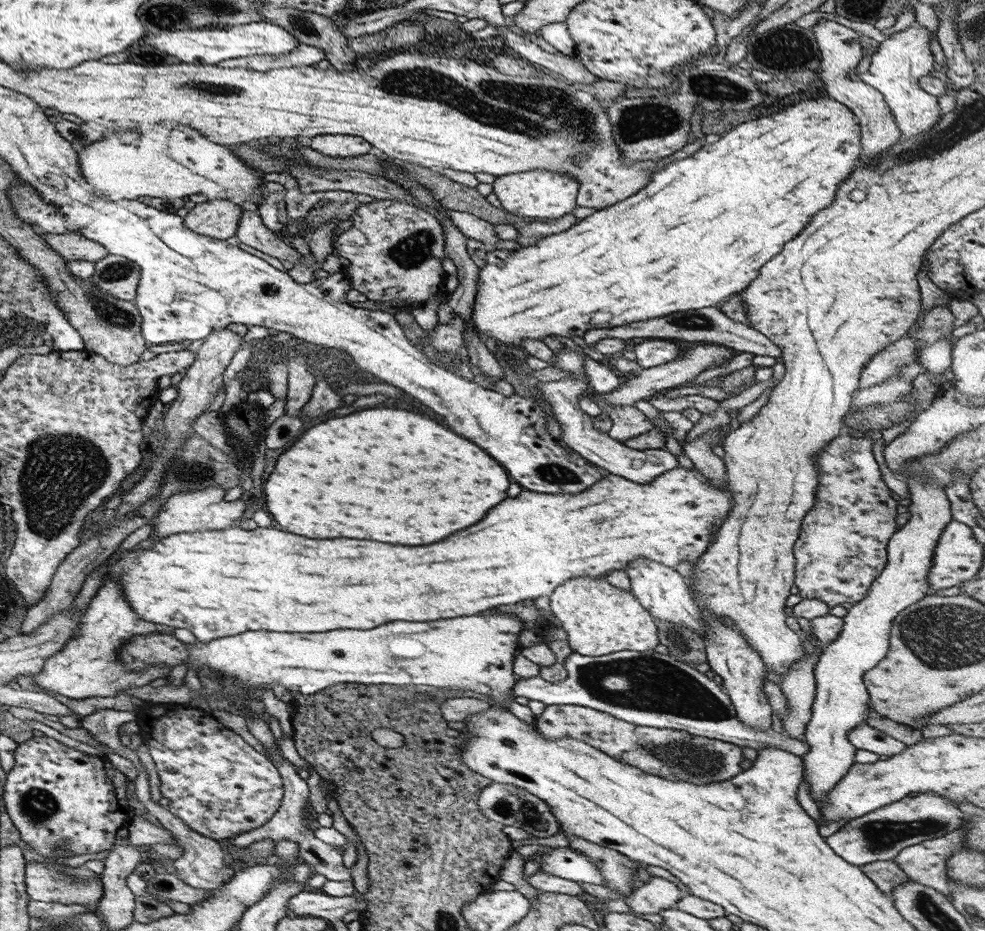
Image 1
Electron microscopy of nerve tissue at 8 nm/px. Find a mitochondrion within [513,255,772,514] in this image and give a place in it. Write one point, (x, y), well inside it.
(558, 474)

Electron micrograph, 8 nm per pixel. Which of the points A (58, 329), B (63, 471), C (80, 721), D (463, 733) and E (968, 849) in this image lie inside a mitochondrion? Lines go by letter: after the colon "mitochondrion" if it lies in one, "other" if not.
A: other
B: mitochondrion
C: other
D: other
E: other

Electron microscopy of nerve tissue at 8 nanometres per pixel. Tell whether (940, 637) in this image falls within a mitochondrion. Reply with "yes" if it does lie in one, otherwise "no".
yes

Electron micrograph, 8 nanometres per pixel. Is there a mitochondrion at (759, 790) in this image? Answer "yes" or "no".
no

